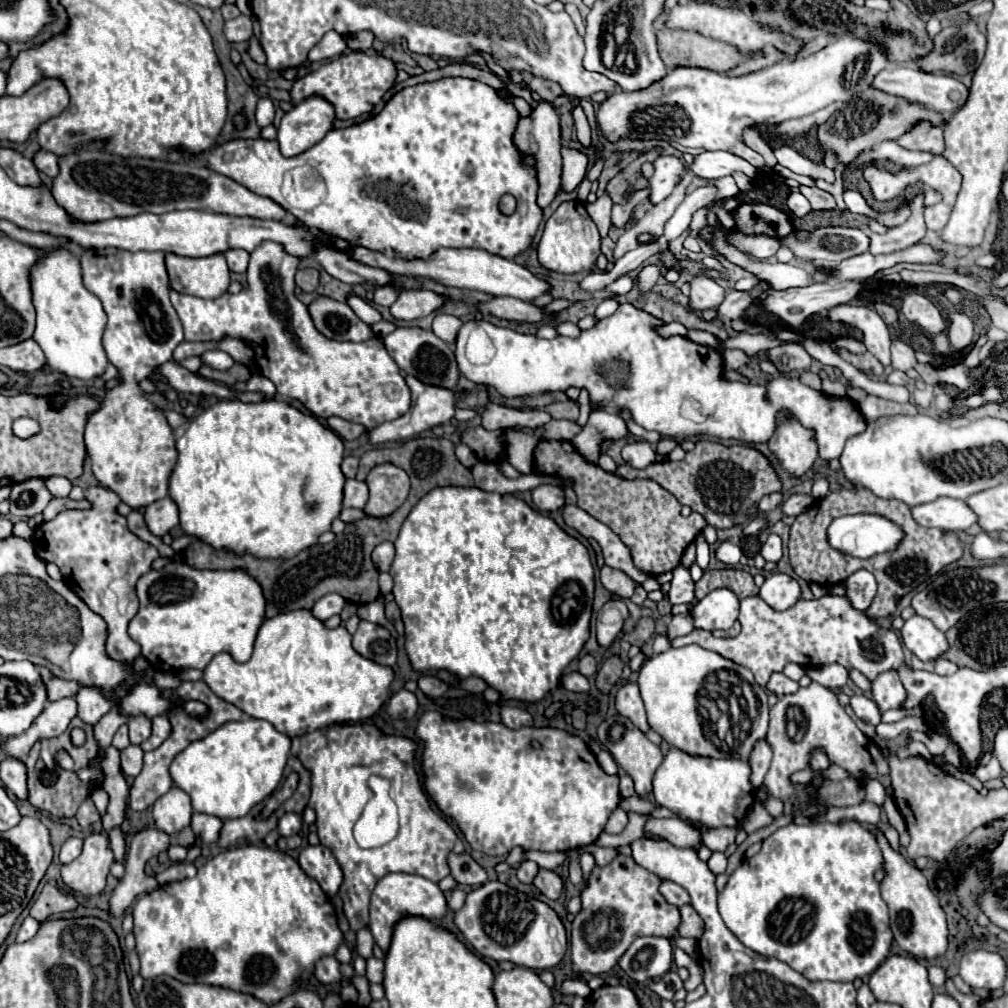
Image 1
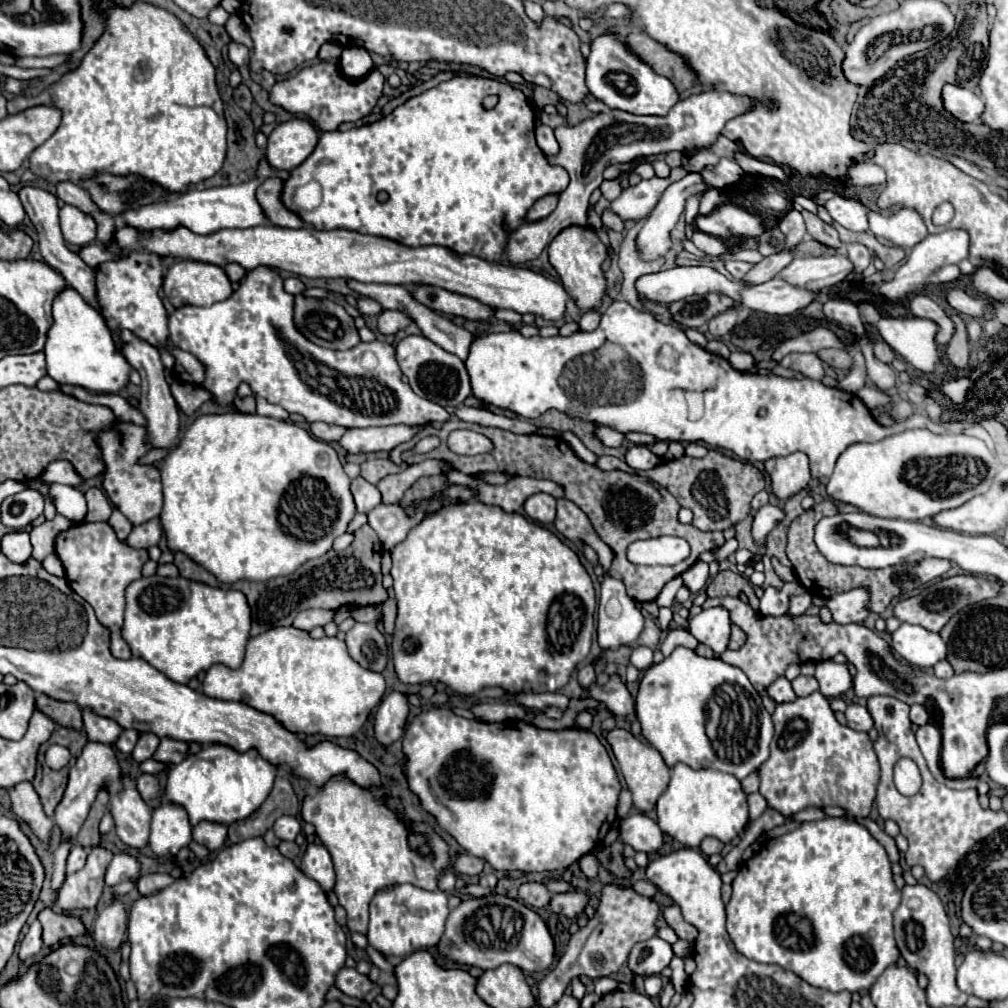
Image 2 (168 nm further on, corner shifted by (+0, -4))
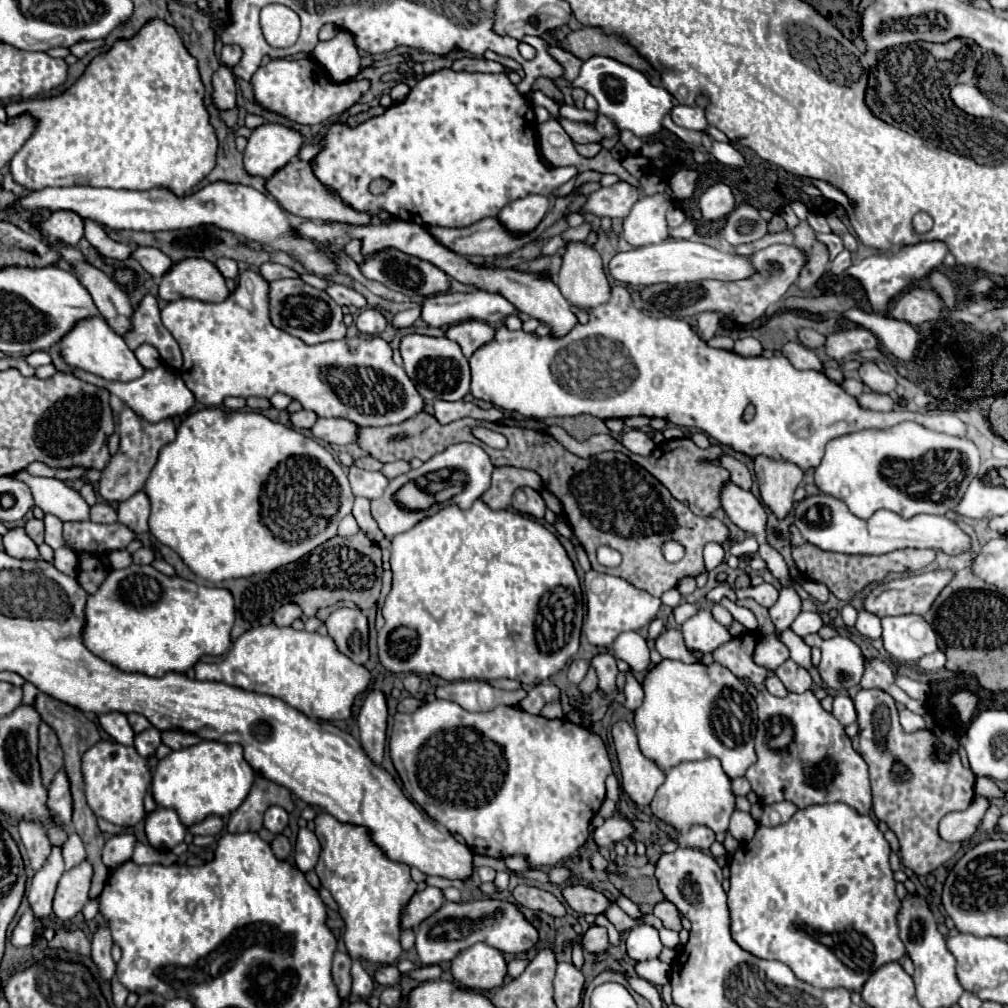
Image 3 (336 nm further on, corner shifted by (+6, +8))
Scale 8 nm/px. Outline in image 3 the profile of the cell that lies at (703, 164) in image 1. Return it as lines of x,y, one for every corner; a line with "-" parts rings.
667,193
641,197
631,213
623,219
623,239
629,245
651,245
661,243
669,235
669,227
665,221
665,213
671,205
671,197

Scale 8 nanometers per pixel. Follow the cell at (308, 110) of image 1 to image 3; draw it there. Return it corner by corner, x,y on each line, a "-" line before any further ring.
265,123
247,139
243,167
251,177
271,179
275,171
283,169
283,165
297,157
301,145
303,137
297,131
287,129
285,125

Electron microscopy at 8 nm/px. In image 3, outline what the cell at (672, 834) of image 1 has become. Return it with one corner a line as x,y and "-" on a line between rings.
615,815
615,817
607,819
601,827
597,827
593,831
591,839
593,839
593,843
597,847
611,847
617,841
629,839
631,833
633,833
633,827
629,825
629,821
623,819
623,817
619,817
619,815

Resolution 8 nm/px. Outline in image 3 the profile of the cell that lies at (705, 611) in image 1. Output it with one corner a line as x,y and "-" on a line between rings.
701,609
695,617
687,619
681,625
681,633
683,633
683,641
687,645
689,651
701,651
705,653
713,653
719,645
735,639
723,625
719,625
709,609

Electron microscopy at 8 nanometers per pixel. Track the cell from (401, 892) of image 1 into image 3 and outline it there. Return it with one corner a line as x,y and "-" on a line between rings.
427,887
421,893
415,893
407,905
403,917
403,927
417,927
421,921
431,917
443,905
443,893
437,887

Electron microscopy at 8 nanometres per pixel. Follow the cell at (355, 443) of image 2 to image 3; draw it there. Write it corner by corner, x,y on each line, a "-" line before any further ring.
317,419
311,427
313,437
323,439
331,445
347,445
355,443
357,437
357,425
347,419

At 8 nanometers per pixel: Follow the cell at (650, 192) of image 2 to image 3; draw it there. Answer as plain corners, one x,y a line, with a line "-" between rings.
615,183
611,187
601,187
595,193
591,193
585,201
585,205
577,211
581,215
595,215
595,217
627,217
633,203
639,199
639,193
629,183

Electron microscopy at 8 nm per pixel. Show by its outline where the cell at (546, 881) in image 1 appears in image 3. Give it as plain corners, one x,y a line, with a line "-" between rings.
585,885
565,887
563,889
563,899
577,913
601,915
611,907
611,901
603,893
599,893
599,891
591,889
591,887
585,887

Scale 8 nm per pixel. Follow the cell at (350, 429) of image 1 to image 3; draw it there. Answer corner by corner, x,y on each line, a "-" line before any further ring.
299,411
299,413
289,413
289,421
291,425
295,425
295,429
309,429
315,421
317,421
317,415
313,411

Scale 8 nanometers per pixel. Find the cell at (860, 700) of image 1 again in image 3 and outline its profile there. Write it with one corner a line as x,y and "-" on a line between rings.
835,695
833,699
833,717
841,723
841,725
851,725
855,723
857,719
857,713
855,713
855,707
853,707
853,701
847,697
847,695

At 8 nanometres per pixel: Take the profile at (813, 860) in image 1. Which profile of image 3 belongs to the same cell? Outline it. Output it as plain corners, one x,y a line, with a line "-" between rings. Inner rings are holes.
831,803
831,805
811,805
807,809
797,811
787,823
777,825
777,827
759,827
755,831
755,837
741,845
733,857
731,857
731,889
727,893
729,897
729,911
731,911
731,935
737,941
737,945
749,953
753,953
759,959
775,959
785,963
795,977
801,981
821,987
821,989
835,989
835,987
845,987
847,991
861,991
865,981
875,973
881,965
899,961
901,957
907,955
907,949
903,941
899,939
899,925
897,925
897,913
901,901
897,899
895,893
895,879
893,871
889,867
889,843
885,841
883,833
877,829
877,823
869,815
859,815
855,809
843,803
-
845,887
845,893
839,893
837,889

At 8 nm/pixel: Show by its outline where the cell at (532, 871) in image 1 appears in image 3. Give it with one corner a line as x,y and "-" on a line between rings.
517,885
513,891
513,897
519,905
529,907
533,911
545,911
551,917
563,917
567,913
565,905
551,893
541,891
537,887
527,887
527,885

